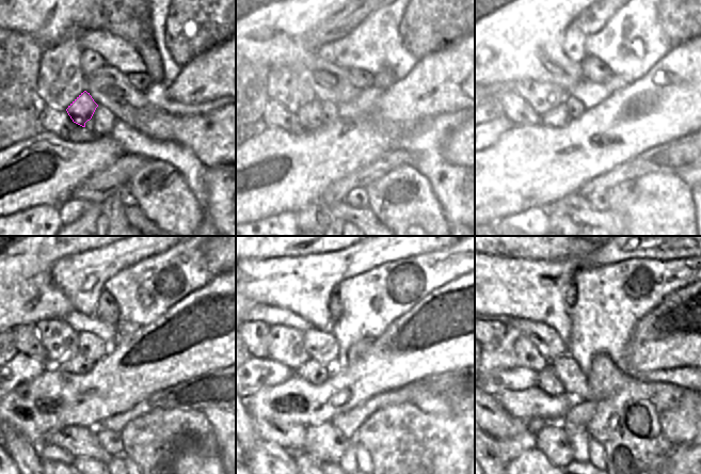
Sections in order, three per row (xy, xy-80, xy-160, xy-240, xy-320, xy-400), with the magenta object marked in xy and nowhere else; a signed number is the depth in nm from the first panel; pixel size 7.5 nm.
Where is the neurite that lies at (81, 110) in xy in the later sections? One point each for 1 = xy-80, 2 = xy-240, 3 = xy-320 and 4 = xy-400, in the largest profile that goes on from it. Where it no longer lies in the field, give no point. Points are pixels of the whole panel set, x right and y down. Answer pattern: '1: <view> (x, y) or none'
1: xy-80 (312, 115)
2: xy-240 (77, 364)
3: xy-320 (315, 373)
4: xy-400 (547, 380)

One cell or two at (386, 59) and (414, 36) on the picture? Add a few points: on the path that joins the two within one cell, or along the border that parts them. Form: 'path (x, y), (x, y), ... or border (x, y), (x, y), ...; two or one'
border (403, 18), (399, 26), (400, 37), (418, 60); two

